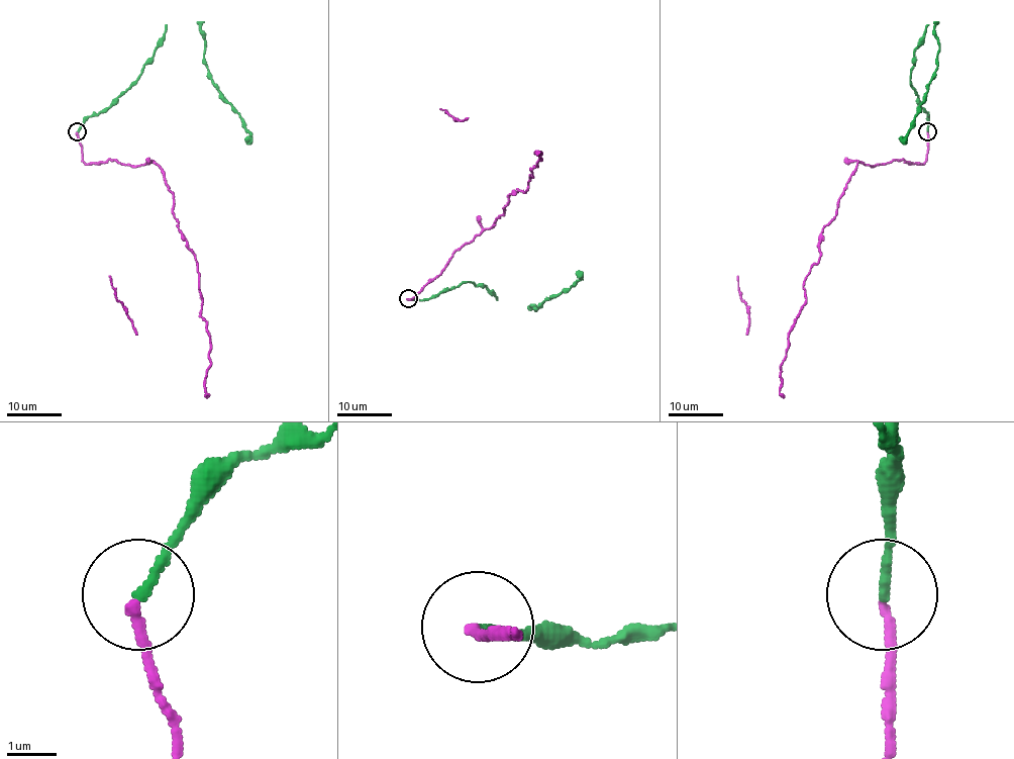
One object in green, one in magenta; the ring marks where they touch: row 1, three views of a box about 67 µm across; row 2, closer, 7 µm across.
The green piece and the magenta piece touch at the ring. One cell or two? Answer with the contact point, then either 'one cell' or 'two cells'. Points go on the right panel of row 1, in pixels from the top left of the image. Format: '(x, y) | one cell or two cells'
(927, 131) | two cells

